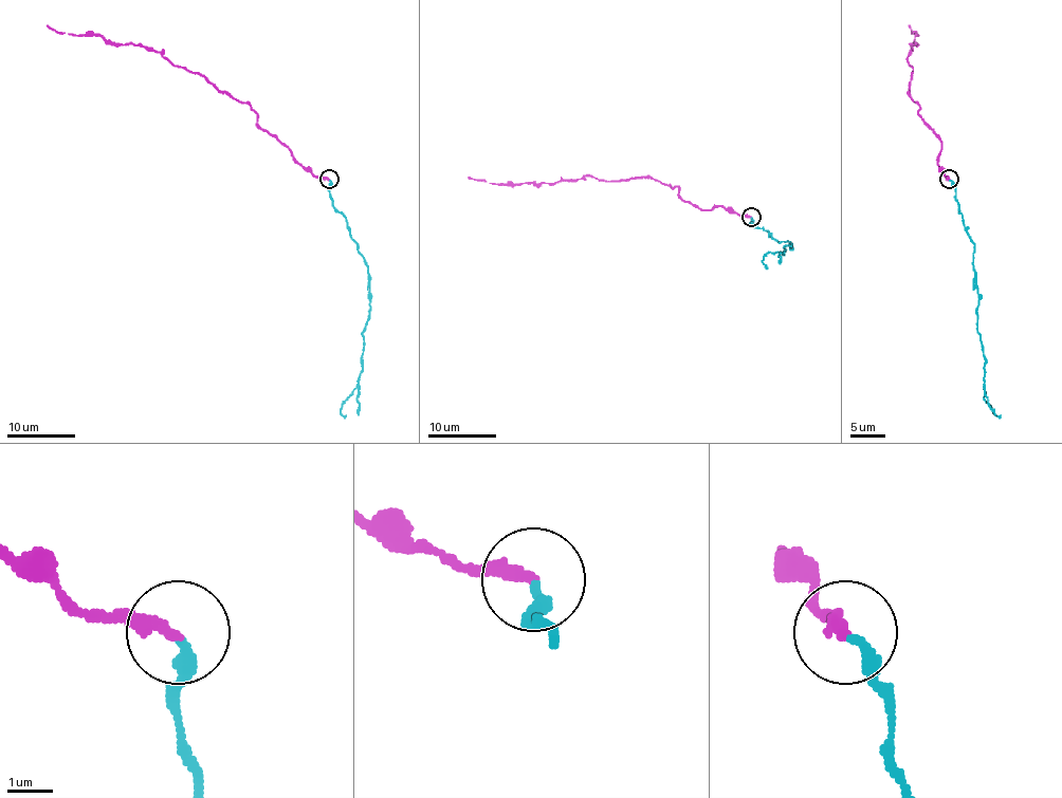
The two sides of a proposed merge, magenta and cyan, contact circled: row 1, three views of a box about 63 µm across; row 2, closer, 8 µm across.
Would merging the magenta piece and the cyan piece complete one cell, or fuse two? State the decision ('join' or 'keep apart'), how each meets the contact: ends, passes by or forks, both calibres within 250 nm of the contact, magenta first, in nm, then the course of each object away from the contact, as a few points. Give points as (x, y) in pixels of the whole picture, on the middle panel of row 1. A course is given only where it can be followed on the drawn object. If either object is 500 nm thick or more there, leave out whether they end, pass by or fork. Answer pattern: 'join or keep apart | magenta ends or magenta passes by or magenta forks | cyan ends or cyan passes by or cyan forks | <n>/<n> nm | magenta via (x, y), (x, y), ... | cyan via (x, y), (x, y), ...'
keep apart | magenta ends | cyan ends | 280/260 nm | magenta via (751, 218), (720, 206), (700, 209), (678, 187), (646, 177), (552, 183), (469, 177) | cyan via (751, 218), (753, 226), (777, 242), (791, 243), (784, 254), (768, 252), (762, 260), (767, 268)

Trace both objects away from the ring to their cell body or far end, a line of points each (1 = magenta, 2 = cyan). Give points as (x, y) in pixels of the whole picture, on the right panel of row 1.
1: (949, 179), (937, 163), (940, 141), (908, 93), (913, 72), (908, 54), (915, 43), (908, 24)
2: (949, 181), (956, 192), (967, 234), (973, 244), (978, 295), (976, 330), (985, 358), (984, 400), (1001, 416)

